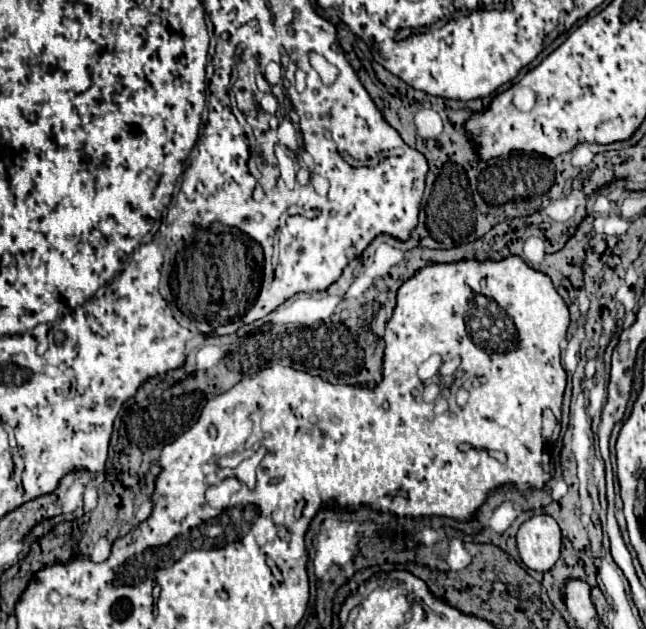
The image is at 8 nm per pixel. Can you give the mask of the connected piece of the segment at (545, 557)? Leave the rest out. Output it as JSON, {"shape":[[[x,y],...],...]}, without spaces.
{"shape":[[[548,514],[532,516],[522,522],[516,534],[518,554],[522,562],[534,570],[546,570],[560,558],[560,542],[560,528]]]}

